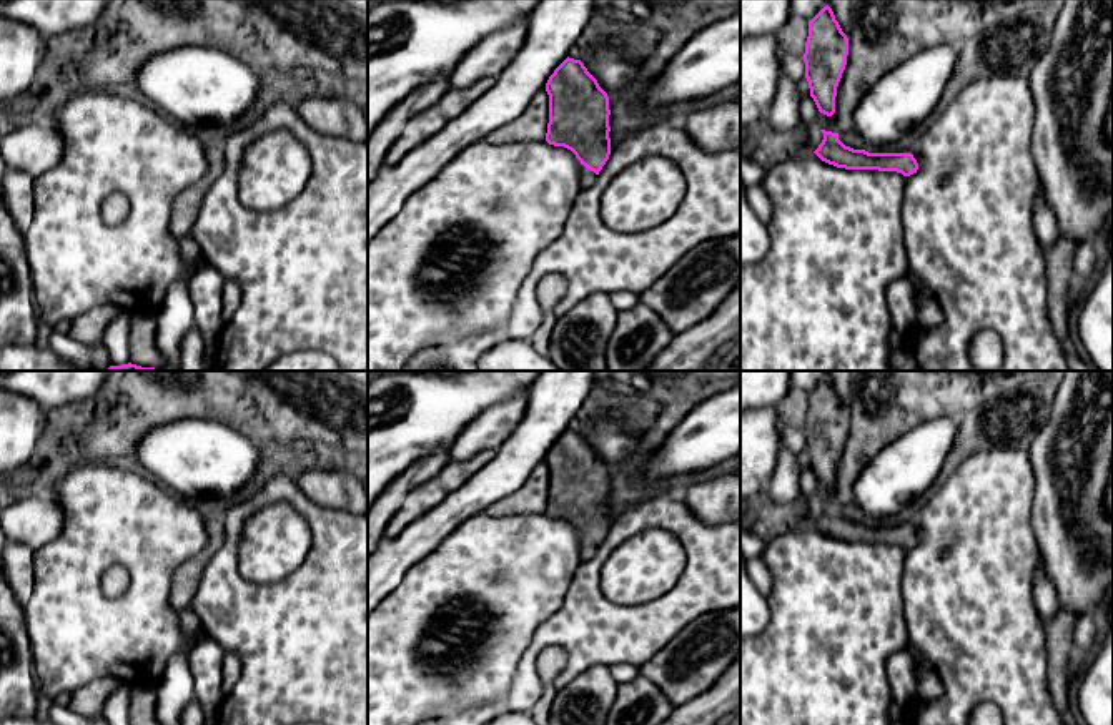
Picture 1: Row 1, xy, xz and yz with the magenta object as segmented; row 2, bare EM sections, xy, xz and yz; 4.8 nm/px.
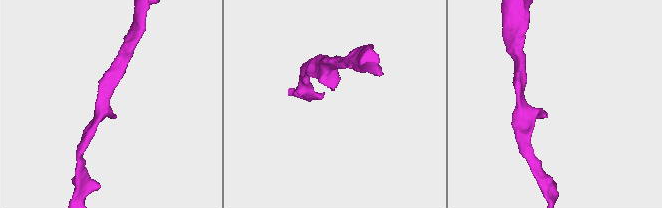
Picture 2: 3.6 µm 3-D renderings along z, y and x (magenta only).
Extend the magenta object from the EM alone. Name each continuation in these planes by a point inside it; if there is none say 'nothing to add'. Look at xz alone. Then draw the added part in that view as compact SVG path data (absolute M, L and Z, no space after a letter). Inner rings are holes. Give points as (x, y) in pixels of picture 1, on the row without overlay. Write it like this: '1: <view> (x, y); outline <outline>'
1: xz (586, 549); outline M584 537L579 540L579 562L591 560L597 552L597 547L591 542L587 542Z

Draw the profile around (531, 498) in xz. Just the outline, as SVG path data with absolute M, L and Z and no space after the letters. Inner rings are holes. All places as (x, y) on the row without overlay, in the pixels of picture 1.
M541 462L529 476L526 484L516 492L497 499L484 512L492 517L542 514L549 496L549 467Z

